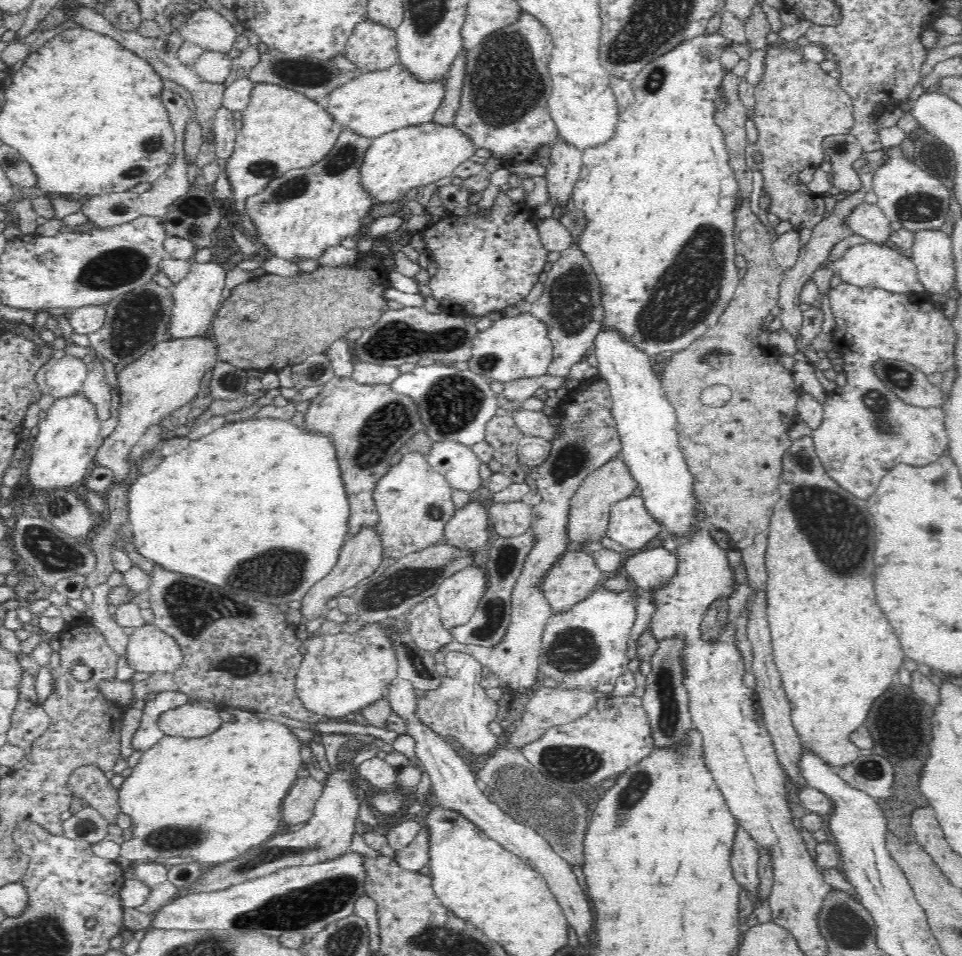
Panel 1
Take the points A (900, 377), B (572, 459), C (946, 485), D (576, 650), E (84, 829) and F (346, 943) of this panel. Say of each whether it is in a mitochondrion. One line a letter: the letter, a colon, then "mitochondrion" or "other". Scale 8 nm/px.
A: mitochondrion
B: mitochondrion
C: mitochondrion
D: mitochondrion
E: other
F: mitochondrion

